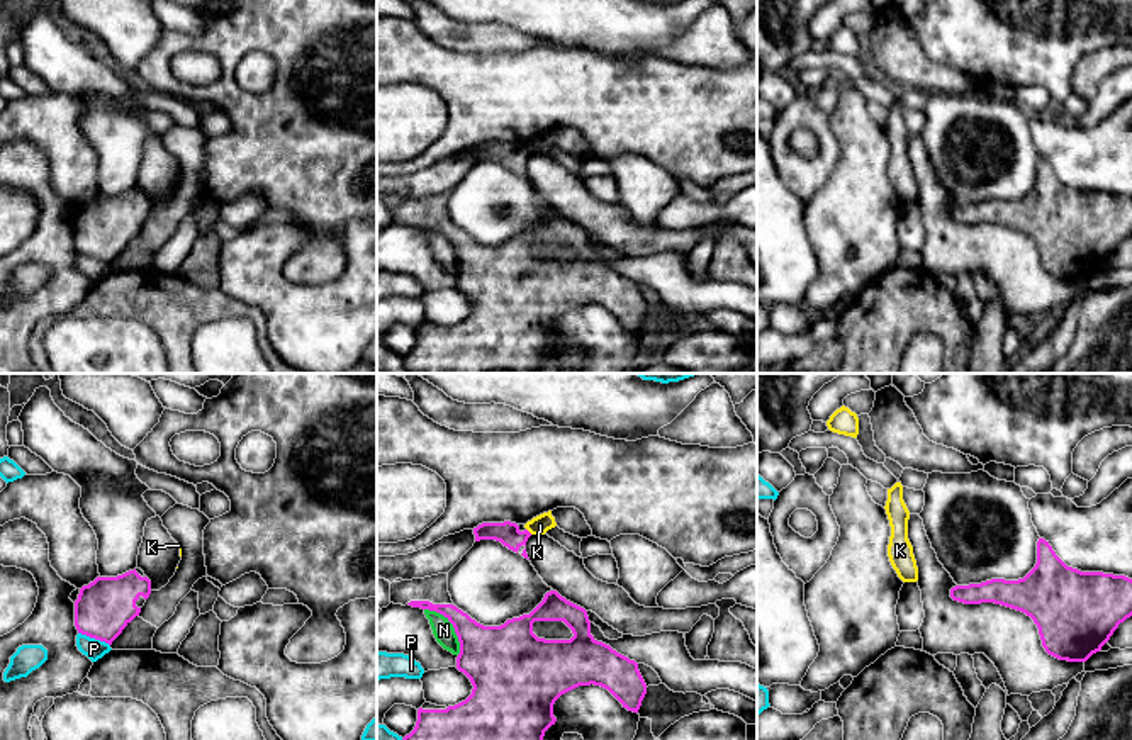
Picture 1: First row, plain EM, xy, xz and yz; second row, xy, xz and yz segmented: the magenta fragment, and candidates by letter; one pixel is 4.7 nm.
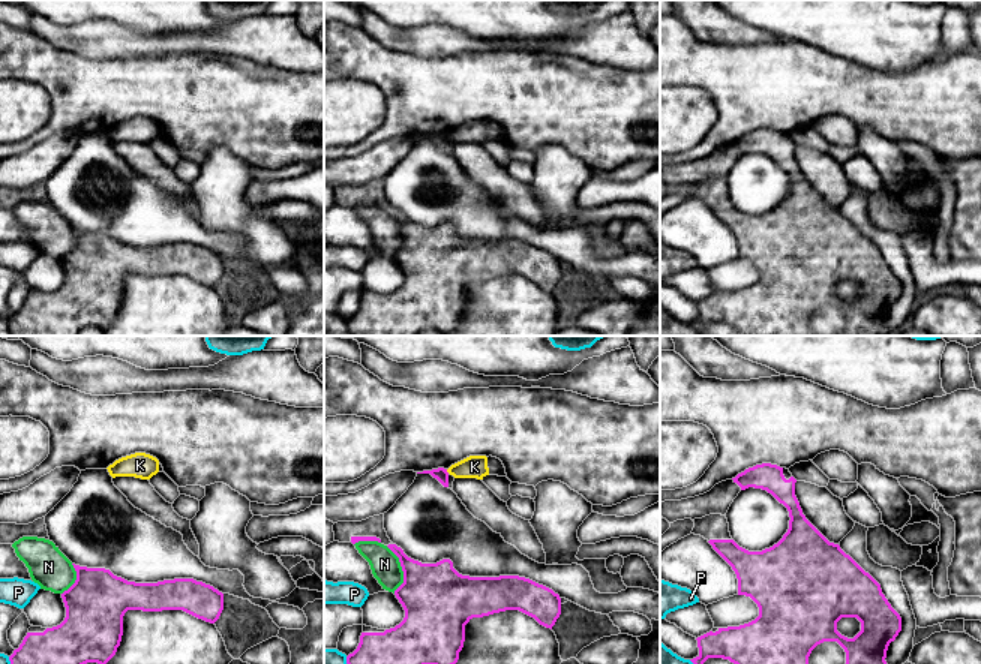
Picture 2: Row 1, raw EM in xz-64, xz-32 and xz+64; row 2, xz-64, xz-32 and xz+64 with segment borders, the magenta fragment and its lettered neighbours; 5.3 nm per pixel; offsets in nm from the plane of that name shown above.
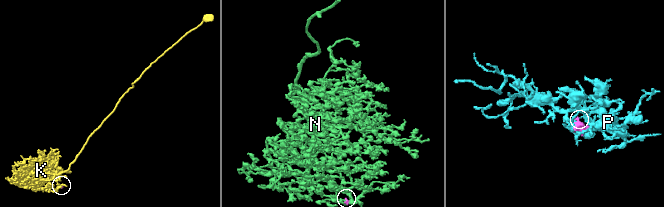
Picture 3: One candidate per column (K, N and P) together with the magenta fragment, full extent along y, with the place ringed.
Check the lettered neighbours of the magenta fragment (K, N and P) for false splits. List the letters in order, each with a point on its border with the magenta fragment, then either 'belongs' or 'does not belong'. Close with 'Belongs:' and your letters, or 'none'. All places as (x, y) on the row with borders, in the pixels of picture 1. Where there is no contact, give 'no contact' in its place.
K: xz (528, 532) | does not belong
N: xz (453, 627) | does not belong
P: xy (94, 637) | does not belong
Belongs: none

